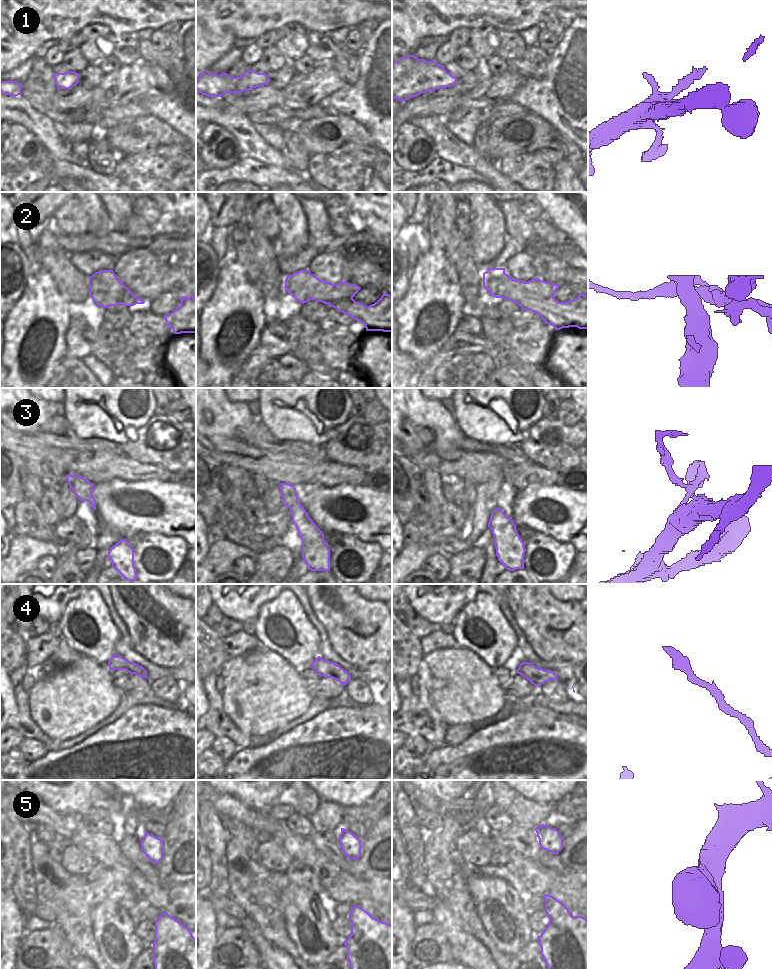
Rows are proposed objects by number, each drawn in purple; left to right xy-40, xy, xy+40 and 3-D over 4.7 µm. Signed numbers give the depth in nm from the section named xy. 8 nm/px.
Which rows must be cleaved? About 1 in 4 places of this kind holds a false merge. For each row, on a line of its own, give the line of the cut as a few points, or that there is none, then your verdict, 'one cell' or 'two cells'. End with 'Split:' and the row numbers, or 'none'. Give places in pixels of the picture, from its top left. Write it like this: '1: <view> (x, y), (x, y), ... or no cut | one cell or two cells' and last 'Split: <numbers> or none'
1: no cut | one cell
2: xy-40 (125, 286), (128, 292), (119, 299), (122, 303) | two cells
3: xy (297, 500), (290, 511) | two cells
4: no cut | one cell
5: no cut | one cell
Split: 2, 3

